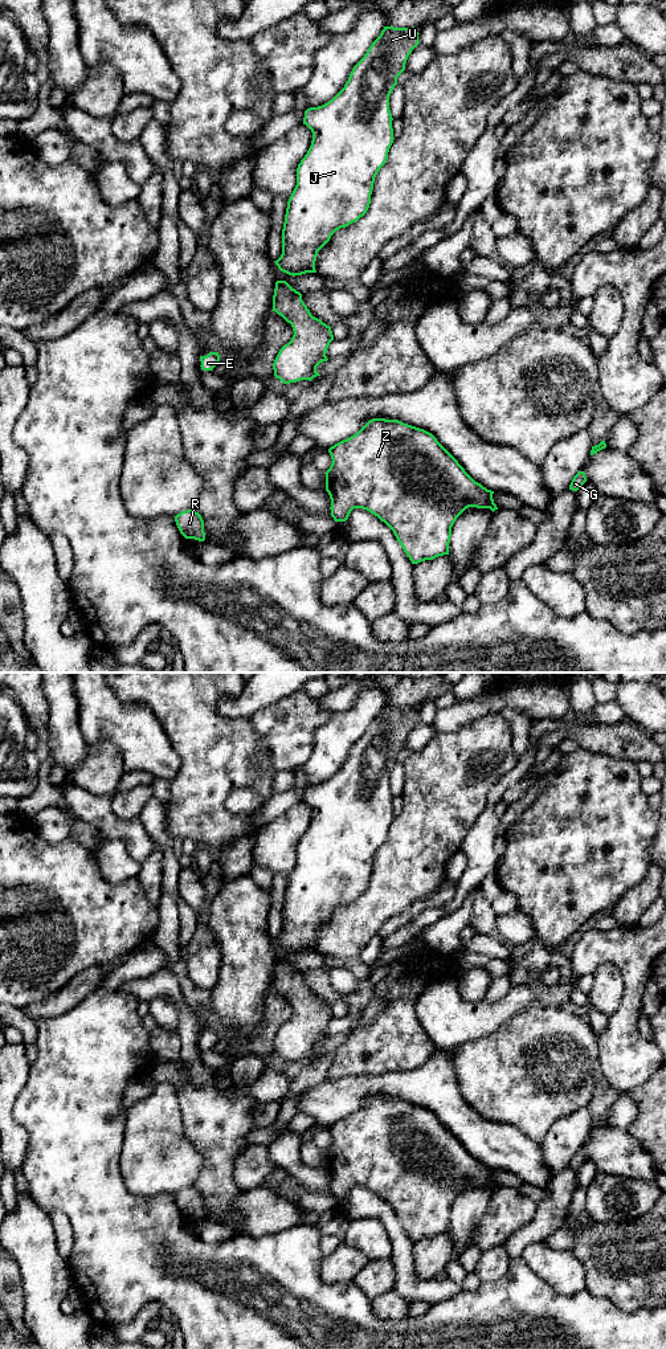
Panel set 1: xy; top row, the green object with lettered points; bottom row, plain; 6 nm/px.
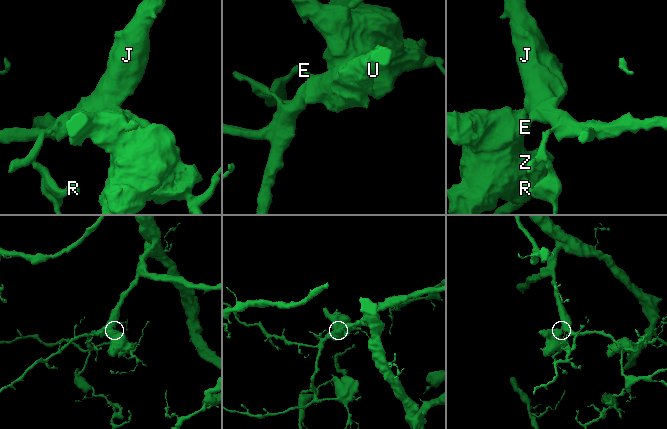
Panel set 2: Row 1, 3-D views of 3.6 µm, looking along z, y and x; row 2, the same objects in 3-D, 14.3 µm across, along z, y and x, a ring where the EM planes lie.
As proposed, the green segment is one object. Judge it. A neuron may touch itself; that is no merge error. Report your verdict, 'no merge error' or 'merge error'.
no merge error

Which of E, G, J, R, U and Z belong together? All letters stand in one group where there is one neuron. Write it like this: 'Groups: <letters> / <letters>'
Groups: E G J R U Z

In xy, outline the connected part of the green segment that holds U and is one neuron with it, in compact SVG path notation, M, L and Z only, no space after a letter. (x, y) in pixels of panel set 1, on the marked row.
M384 26L364 57L354 66L344 87L327 103L305 111L303 124L312 132L311 146L297 168L297 185L287 201L282 229L282 254L274 261L289 275L316 273L318 252L340 228L363 217L371 204L371 195L377 172L388 159L393 143L389 95L397 85L397 77L405 70L412 50L418 45L418 32L412 28Z

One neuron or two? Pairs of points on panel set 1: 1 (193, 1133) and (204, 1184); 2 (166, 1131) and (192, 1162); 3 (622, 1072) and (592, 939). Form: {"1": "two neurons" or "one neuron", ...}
{"1": "one neuron", "2": "one neuron", "3": "one neuron"}

